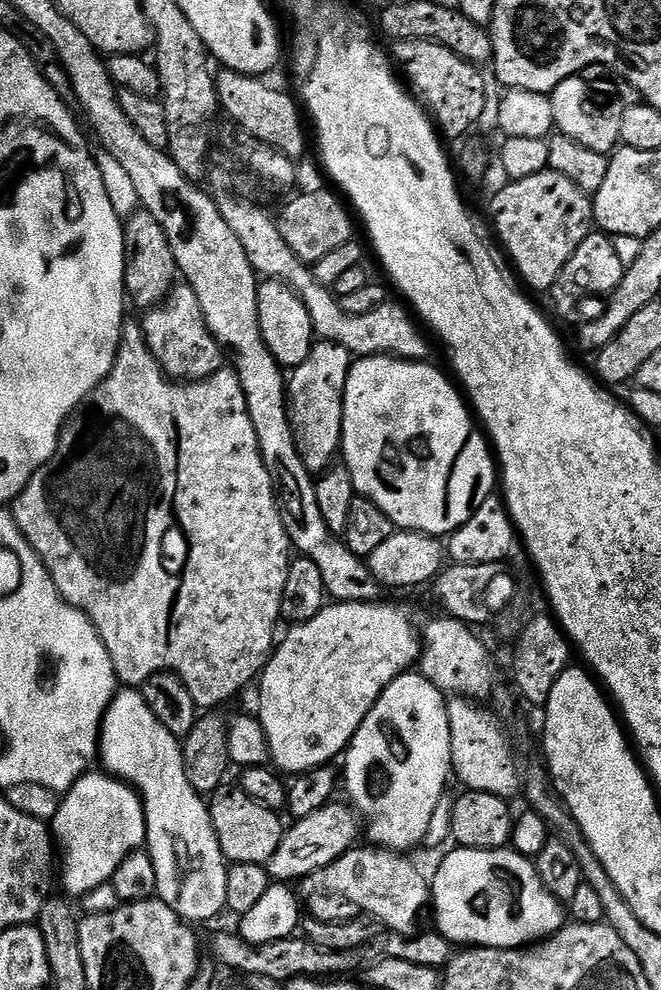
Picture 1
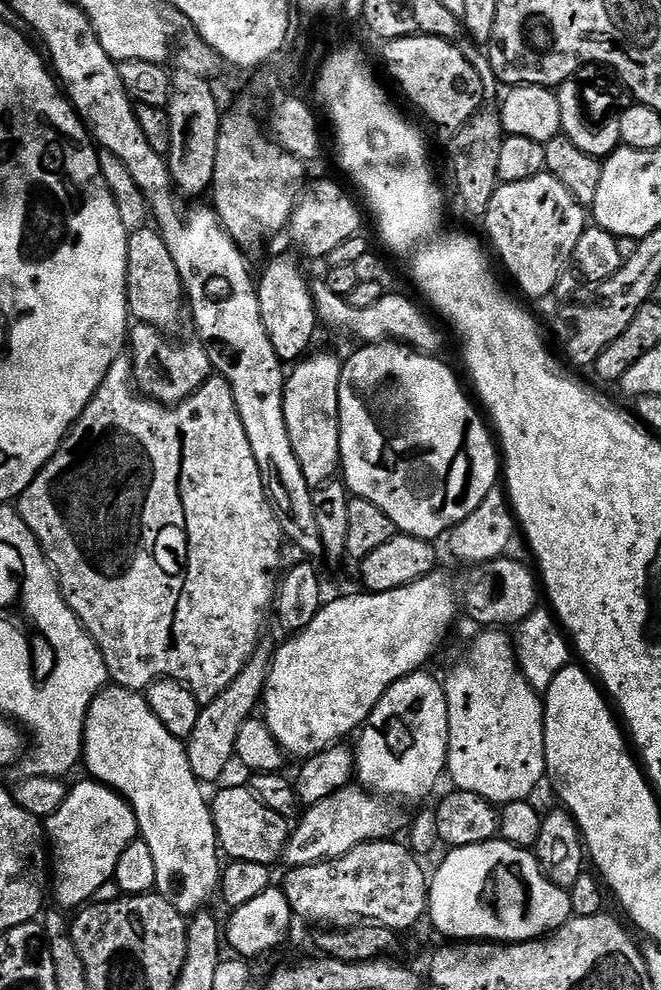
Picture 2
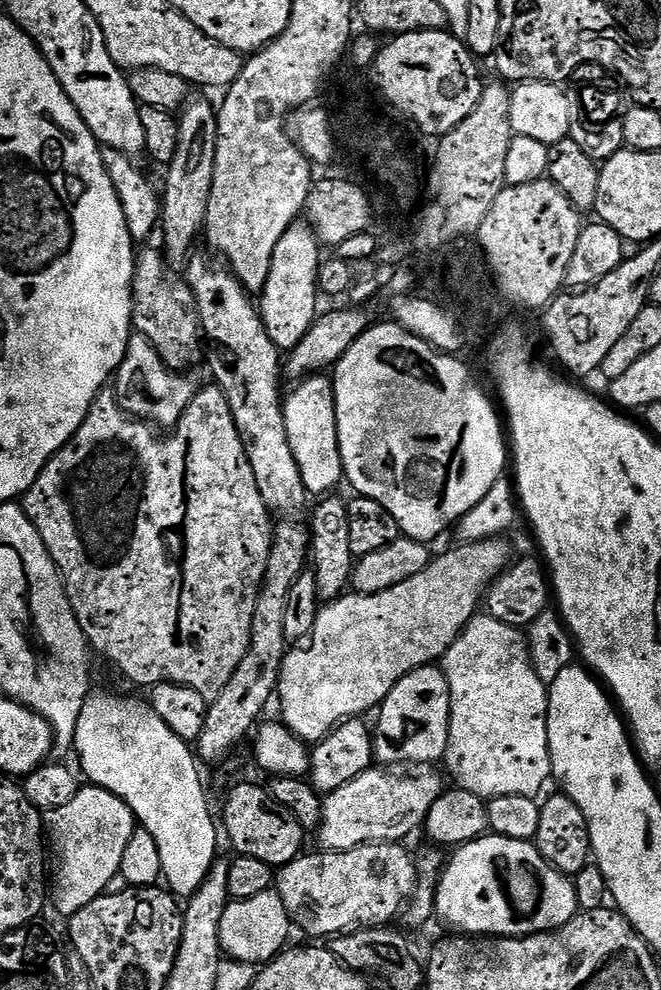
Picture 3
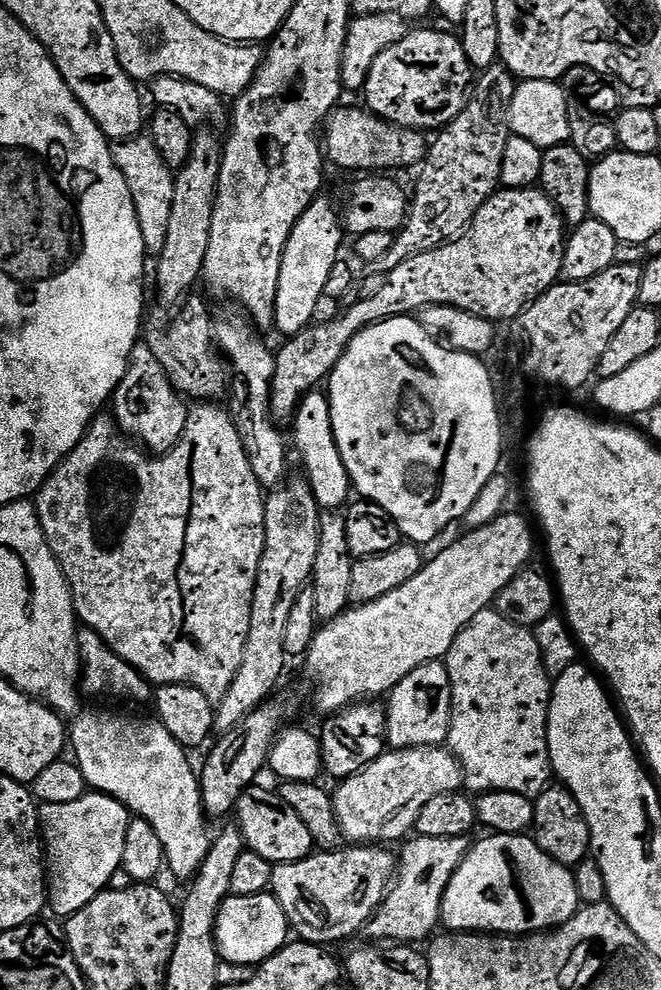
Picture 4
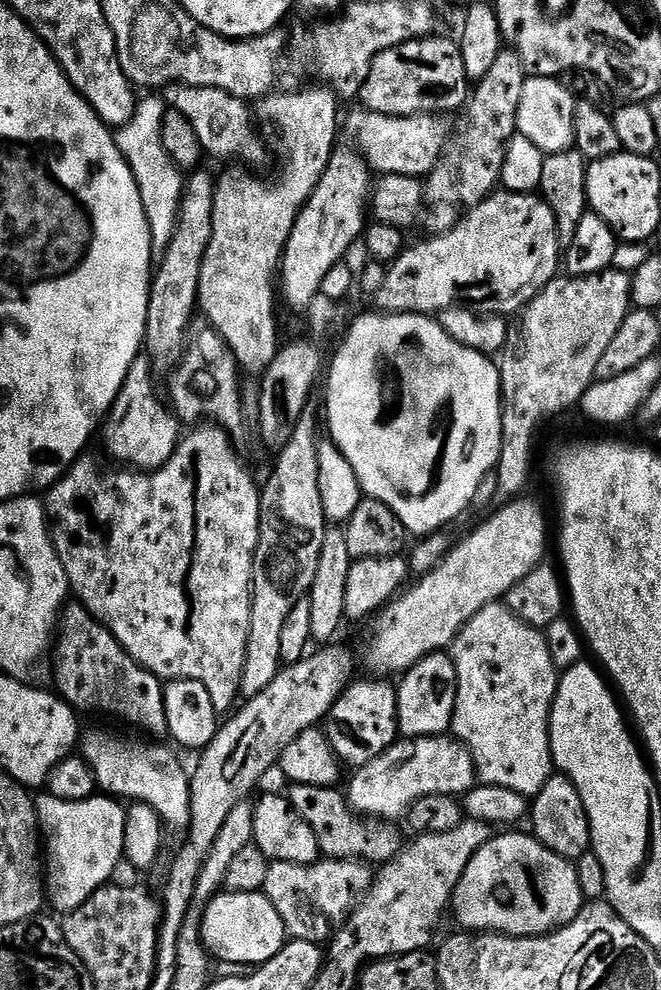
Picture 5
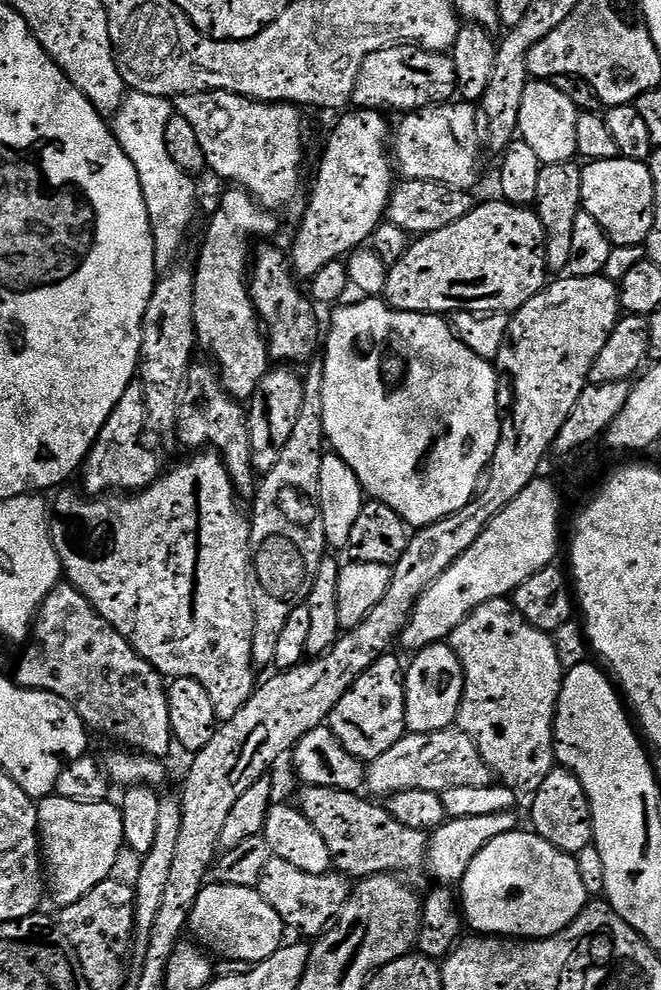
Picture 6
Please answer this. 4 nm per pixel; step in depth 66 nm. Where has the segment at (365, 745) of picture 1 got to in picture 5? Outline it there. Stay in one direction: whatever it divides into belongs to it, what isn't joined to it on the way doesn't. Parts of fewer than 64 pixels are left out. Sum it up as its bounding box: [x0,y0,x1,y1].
[396,652,458,737]

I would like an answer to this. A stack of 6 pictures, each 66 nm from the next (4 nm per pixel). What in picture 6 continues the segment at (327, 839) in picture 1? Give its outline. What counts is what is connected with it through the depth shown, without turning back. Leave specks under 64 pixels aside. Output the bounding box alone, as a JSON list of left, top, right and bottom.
[366,726,494,798]

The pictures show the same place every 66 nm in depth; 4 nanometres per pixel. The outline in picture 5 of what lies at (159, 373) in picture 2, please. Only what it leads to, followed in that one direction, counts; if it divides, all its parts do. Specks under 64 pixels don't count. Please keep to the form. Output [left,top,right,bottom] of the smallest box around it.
[102,358,182,472]

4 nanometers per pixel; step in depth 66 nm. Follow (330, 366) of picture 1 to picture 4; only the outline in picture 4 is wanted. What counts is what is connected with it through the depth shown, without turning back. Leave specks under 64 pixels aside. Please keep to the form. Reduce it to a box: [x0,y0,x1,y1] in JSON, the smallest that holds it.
[292,390,352,511]

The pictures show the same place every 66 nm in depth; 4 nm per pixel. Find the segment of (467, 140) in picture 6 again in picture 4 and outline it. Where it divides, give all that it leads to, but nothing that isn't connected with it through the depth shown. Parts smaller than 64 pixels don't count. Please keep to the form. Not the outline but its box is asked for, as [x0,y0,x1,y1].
[322,107,429,174]

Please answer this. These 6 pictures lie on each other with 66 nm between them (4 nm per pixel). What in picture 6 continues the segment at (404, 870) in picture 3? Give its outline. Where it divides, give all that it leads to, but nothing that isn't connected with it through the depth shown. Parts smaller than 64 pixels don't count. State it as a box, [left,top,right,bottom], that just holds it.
[258,856,350,938]

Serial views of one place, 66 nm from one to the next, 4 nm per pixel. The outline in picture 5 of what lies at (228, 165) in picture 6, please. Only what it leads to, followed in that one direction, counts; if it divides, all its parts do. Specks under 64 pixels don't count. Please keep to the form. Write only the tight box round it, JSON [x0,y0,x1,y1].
[162,84,267,166]

